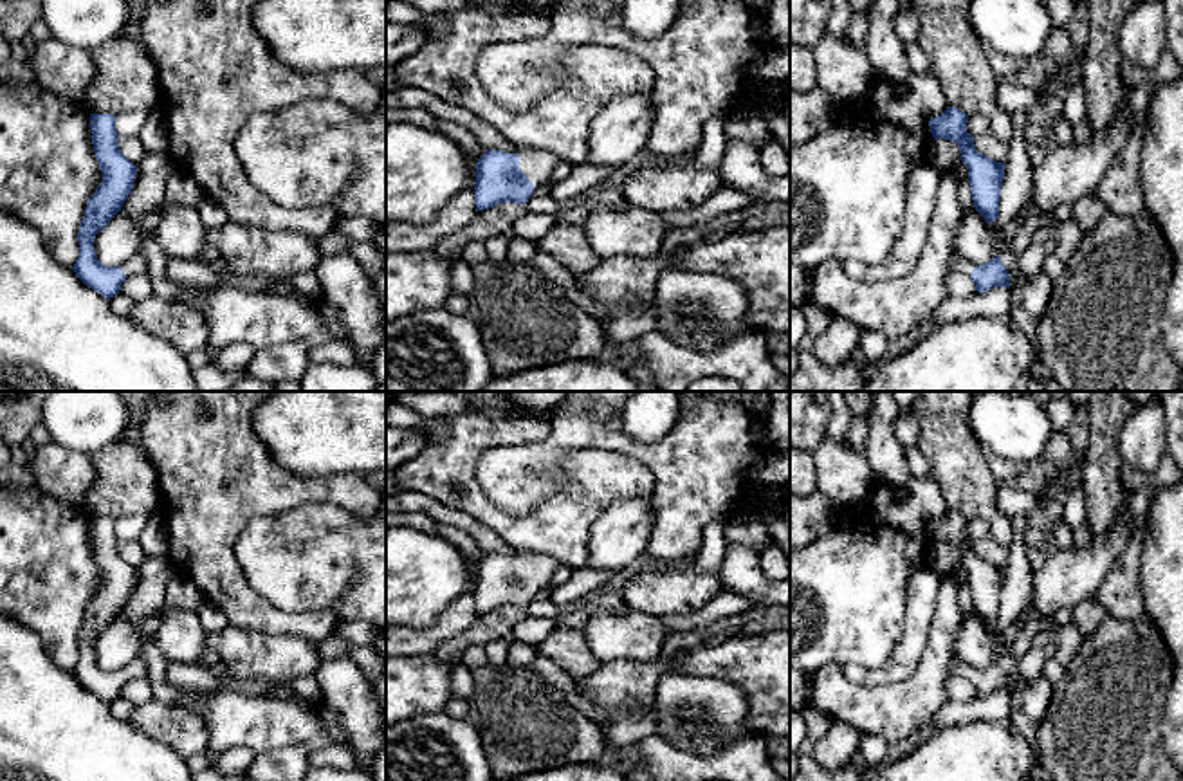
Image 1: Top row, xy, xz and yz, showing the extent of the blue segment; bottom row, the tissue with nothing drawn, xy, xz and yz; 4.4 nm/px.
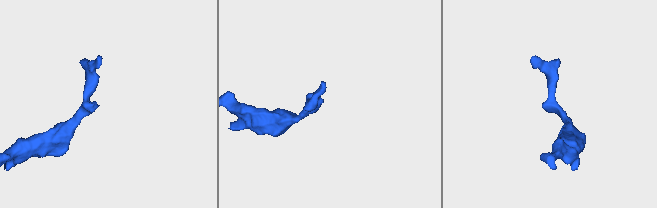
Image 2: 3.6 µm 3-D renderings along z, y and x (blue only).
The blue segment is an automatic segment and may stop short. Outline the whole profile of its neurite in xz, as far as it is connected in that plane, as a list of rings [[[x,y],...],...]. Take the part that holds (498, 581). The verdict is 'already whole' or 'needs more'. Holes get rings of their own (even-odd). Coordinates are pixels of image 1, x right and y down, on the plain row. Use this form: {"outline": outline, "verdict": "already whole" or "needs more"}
{"outline": [[[485,554],[476,566],[476,615],[503,606],[528,606],[532,597],[550,584],[557,566],[559,563],[554,557],[541,554],[523,554],[519,557]]], "verdict": "needs more"}

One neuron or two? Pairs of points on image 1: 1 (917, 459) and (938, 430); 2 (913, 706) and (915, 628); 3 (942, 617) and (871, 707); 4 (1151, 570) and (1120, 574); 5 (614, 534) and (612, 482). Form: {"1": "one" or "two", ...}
{"1": "two", "2": "two", "3": "one", "4": "two", "5": "two"}

